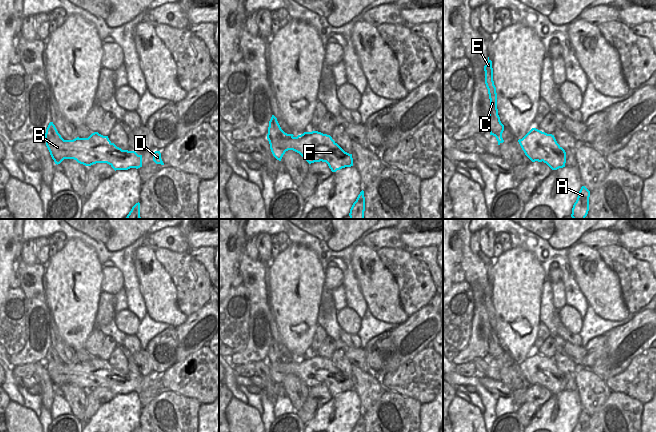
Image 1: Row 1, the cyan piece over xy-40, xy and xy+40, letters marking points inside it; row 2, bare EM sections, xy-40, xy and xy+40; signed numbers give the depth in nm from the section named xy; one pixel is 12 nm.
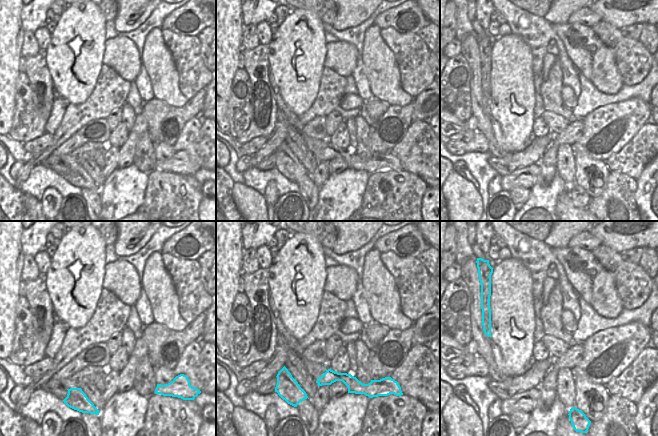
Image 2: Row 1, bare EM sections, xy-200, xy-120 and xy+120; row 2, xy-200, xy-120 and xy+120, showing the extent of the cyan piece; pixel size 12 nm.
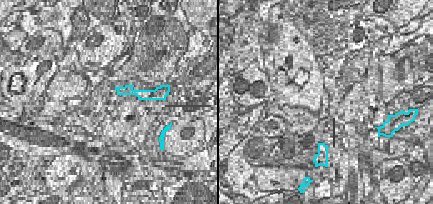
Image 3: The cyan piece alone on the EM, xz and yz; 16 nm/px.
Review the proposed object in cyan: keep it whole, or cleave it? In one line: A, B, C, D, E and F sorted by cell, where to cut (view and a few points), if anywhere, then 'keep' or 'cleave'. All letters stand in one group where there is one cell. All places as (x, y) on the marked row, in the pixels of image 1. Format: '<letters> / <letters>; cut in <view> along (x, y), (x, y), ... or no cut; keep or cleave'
A B C E / D F; cut in xy-40 along (110, 142), (100, 142), (95, 145), (96, 162); cleave

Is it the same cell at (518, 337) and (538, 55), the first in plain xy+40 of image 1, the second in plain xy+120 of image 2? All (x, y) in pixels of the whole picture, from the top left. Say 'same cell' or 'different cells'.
different cells

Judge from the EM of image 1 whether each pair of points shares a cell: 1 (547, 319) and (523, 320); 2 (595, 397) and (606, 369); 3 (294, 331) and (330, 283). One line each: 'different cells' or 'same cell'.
1: different cells
2: different cells
3: different cells

